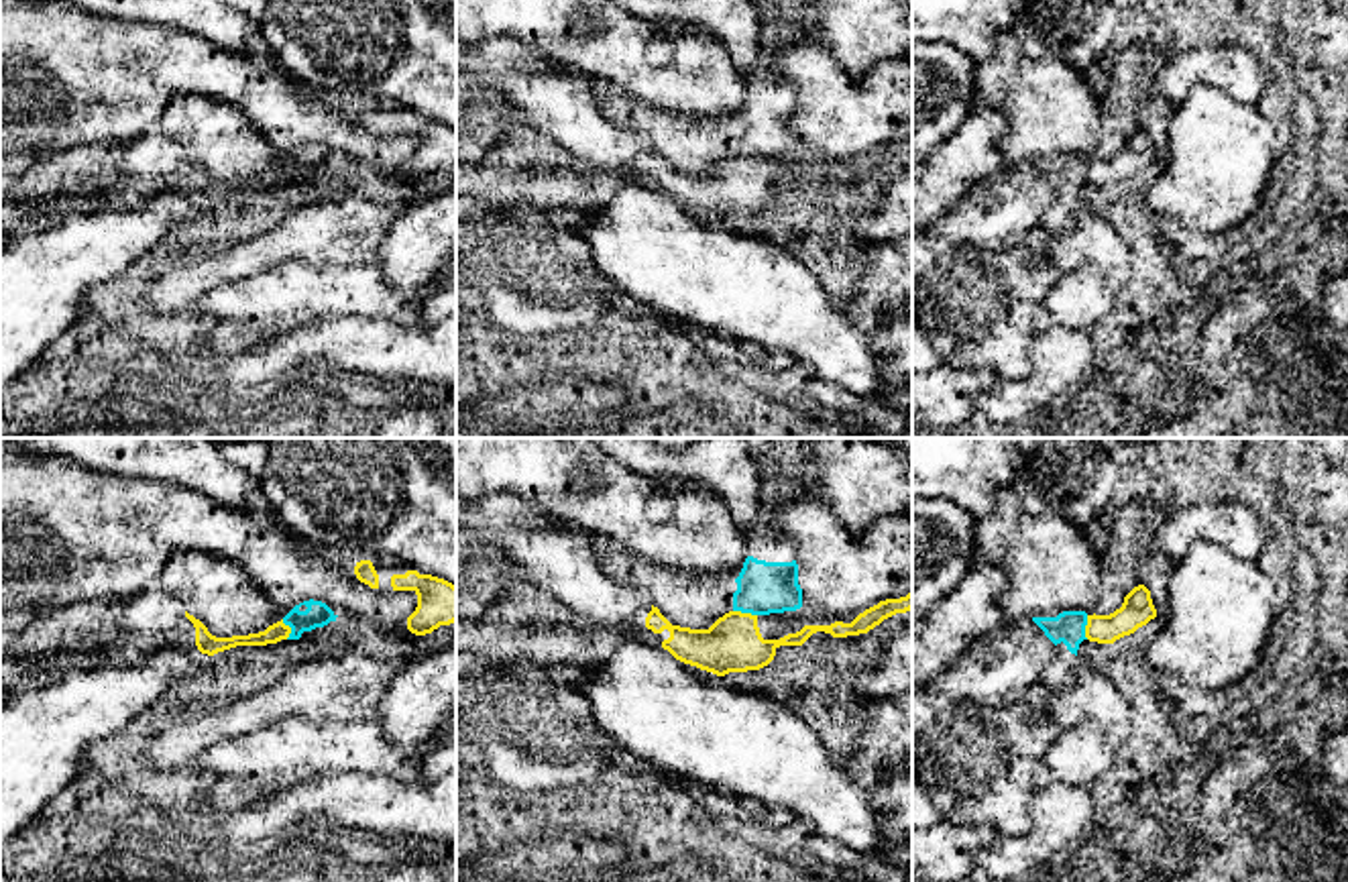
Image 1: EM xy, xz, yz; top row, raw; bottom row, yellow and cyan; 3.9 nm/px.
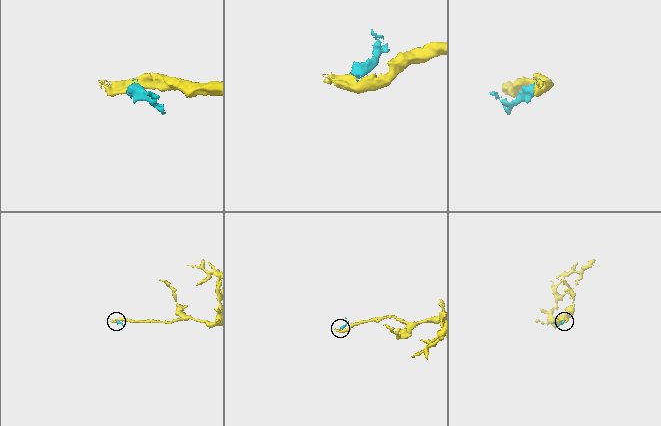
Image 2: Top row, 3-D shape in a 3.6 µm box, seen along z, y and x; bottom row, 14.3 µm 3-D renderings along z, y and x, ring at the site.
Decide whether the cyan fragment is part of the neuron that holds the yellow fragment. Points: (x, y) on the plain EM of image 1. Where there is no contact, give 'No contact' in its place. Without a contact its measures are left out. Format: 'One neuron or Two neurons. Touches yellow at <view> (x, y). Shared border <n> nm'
Two neurons. Touches yellow at xz (746, 157). Shared border 100 nm

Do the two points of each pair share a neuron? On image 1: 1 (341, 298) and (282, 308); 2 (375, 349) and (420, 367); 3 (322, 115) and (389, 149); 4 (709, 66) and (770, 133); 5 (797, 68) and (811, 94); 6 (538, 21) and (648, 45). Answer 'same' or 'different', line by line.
1: same
2: same
3: same
4: different
5: same
6: same

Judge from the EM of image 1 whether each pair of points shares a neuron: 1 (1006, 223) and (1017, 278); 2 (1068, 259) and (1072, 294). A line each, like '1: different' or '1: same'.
1: different
2: different

